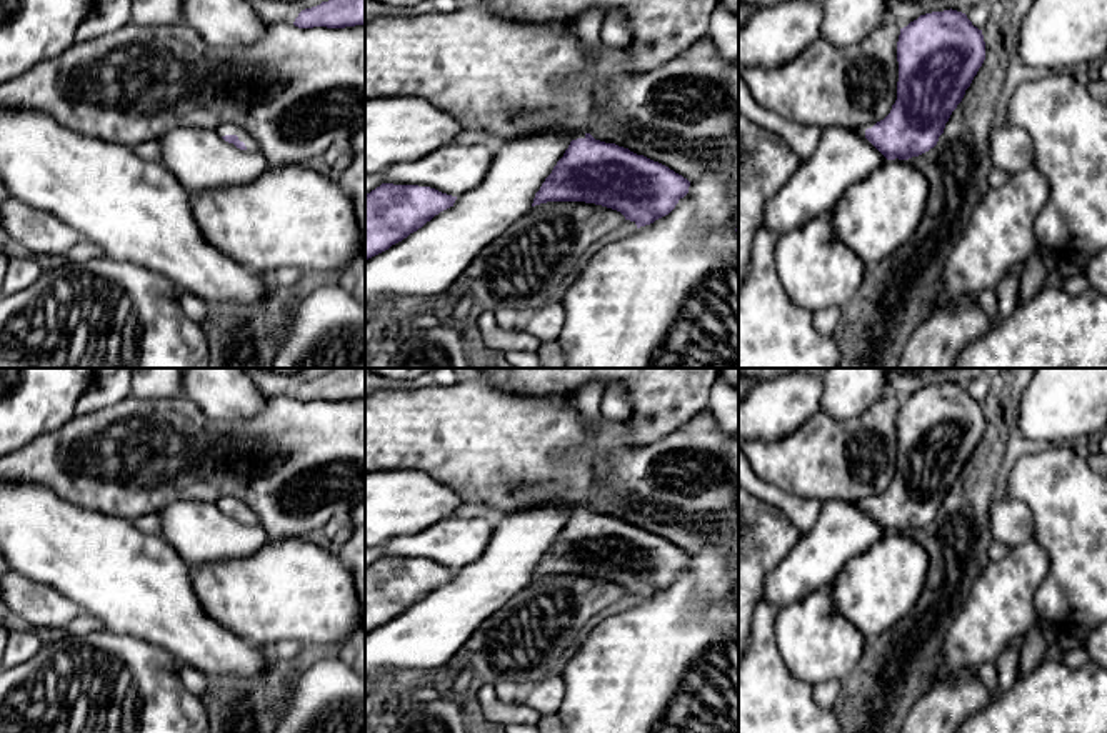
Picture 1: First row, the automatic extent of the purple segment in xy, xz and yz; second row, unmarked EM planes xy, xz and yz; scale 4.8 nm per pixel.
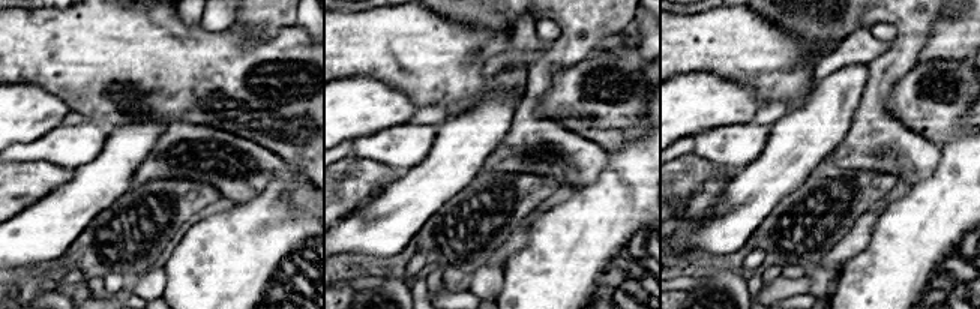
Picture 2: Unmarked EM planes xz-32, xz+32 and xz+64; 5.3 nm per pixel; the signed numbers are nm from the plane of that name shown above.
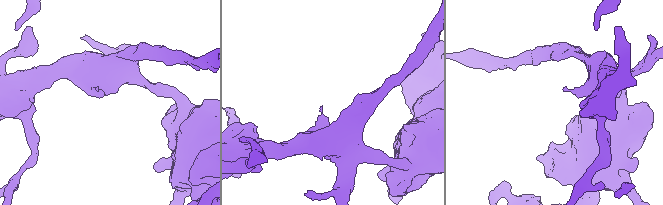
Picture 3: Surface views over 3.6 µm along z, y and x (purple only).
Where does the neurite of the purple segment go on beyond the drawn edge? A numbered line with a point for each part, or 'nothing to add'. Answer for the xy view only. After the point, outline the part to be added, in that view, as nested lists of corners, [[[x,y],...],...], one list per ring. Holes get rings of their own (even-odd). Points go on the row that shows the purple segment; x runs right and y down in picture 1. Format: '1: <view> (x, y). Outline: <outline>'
1: xy (225, 129). Outline: [[[222,123],[218,128],[217,128],[217,133],[220,137],[225,137],[225,135],[237,135],[240,142],[245,143],[247,150],[248,152],[258,152],[260,147],[257,143],[255,138],[252,138],[243,128],[233,125],[233,123]]]

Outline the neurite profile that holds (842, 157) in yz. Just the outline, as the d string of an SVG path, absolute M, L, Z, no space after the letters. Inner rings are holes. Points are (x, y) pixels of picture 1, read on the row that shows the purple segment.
M842 127L822 130L815 152L769 200L764 228L782 235L830 212L849 187L874 173L887 158L862 135Z

